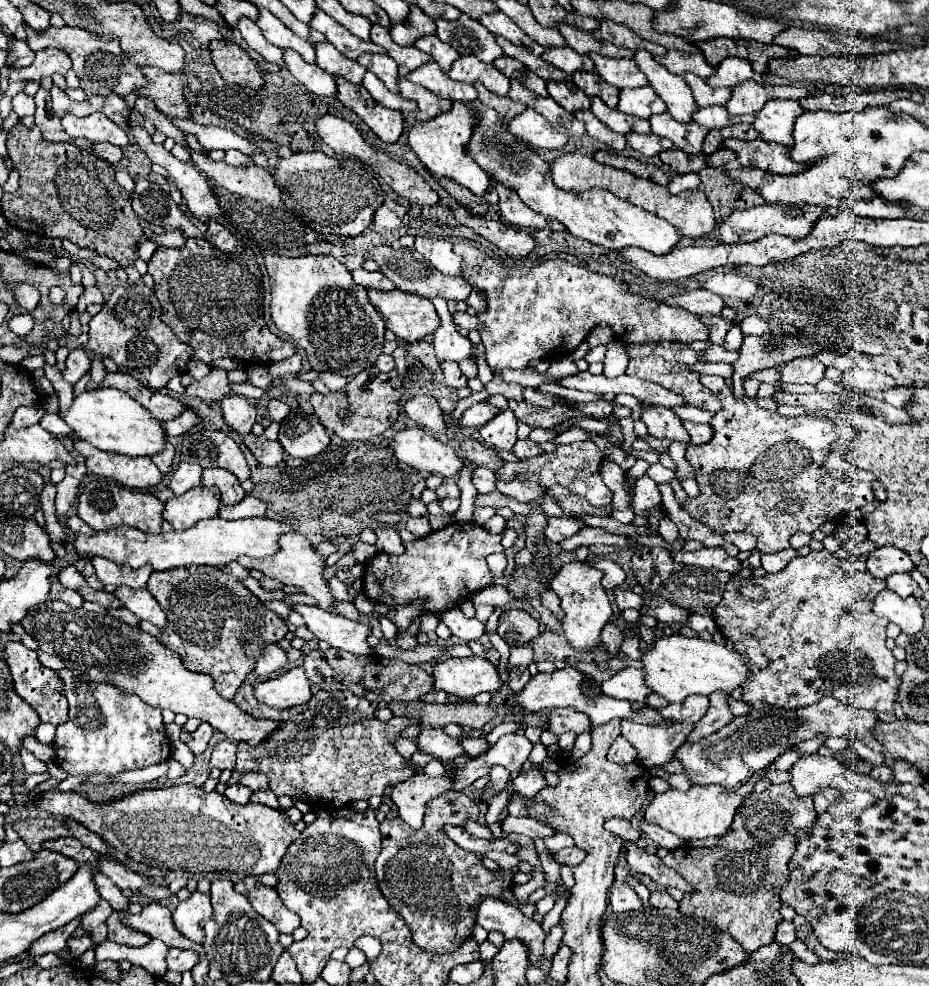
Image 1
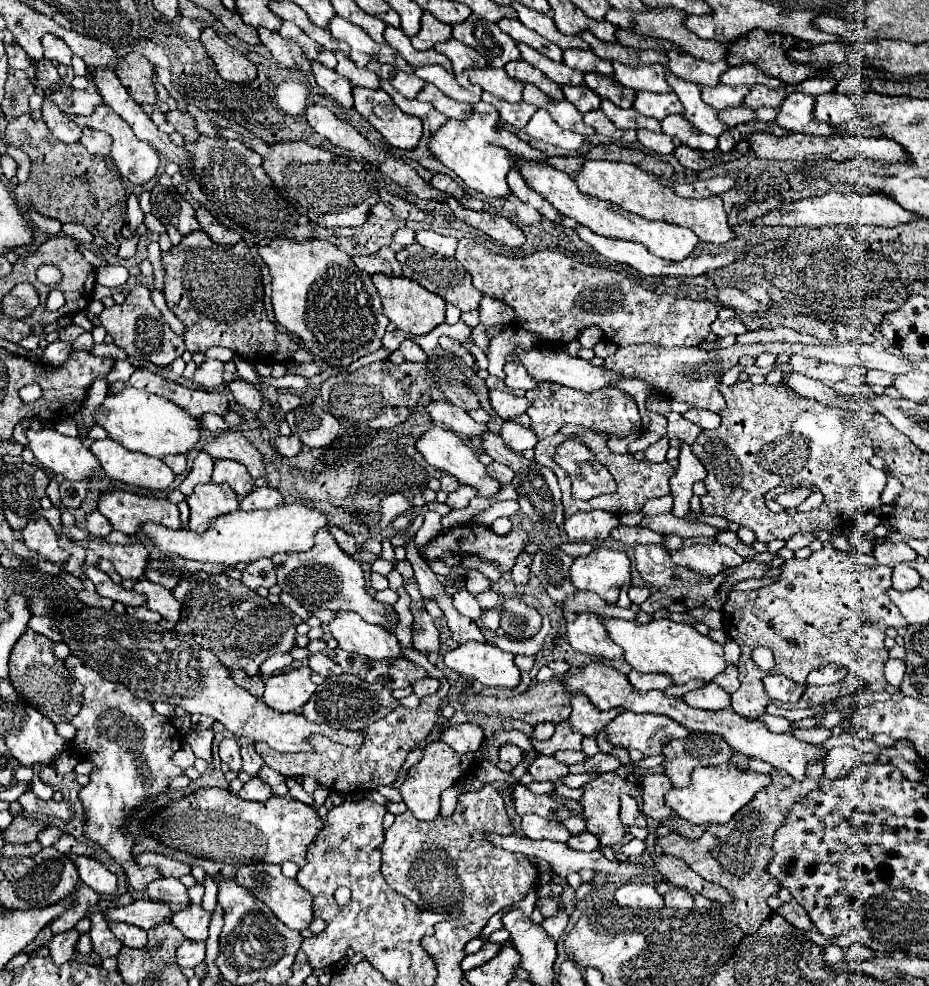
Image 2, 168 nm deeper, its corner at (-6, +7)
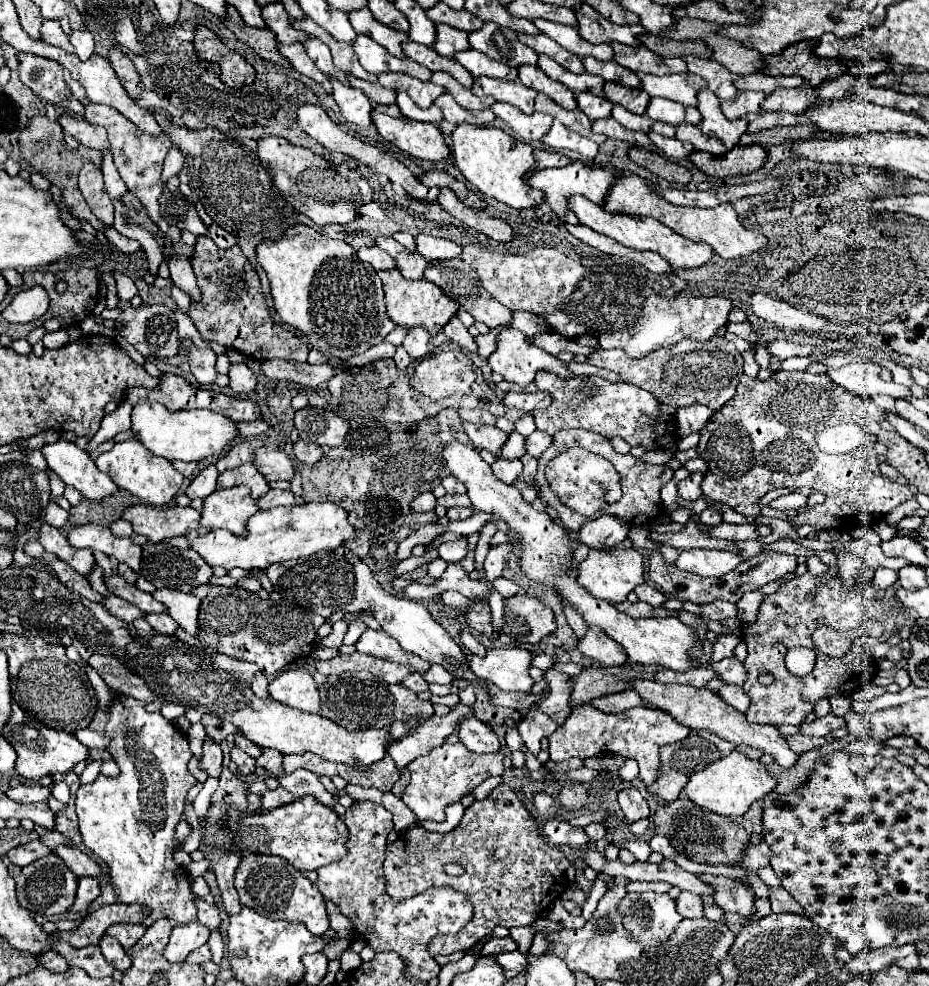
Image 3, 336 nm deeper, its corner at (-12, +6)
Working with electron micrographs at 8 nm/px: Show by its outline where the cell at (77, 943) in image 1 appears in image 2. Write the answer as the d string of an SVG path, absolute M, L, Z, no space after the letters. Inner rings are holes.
M73 928L73 930L63 932L61 936L53 936L53 938L51 938L51 942L49 942L49 952L51 952L51 958L55 960L55 964L65 964L65 962L73 960L75 944L77 944L79 936L81 936L81 934Z

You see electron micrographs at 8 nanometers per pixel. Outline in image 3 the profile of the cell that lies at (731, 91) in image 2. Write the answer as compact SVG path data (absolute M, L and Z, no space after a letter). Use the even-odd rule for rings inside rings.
M743 91L735 101L723 101L721 111L727 119L741 119L749 113L761 113L761 101L767 95L761 91Z

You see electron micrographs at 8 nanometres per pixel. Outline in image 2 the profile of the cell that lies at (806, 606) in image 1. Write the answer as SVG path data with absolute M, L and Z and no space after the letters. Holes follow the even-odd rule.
M823 548L805 560L793 558L783 562L777 580L765 588L751 592L731 590L721 610L723 630L741 648L741 686L731 694L731 708L745 718L757 718L765 712L767 704L777 704L779 708L815 708L859 690L885 692L887 680L883 676L883 664L889 658L889 650L883 644L885 630L911 625L901 616L899 608L891 604L885 594L887 588L891 588L889 566L881 566L873 556L861 552L843 554L835 548ZM757 646L773 650L775 666L771 670L761 670L753 662L751 652ZM829 664L843 666L847 670L845 680L823 688L809 686L809 672ZM767 674L783 674L803 684L805 692L801 700L797 704L785 704L769 698L763 688Z

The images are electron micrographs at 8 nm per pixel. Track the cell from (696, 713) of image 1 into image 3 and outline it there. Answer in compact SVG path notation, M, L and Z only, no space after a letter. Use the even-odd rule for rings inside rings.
M723 685L721 689L719 689L719 697L725 701L725 703L729 703L731 707L735 707L737 711L741 711L741 713L745 713L747 709L749 709L749 705L751 705L751 701L749 701L749 695L743 691L743 687L739 687L739 685Z

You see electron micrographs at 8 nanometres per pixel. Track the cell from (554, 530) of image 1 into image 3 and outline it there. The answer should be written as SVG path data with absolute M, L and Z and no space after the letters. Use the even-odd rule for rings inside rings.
M601 515L597 519L587 521L579 531L579 541L589 549L611 549L617 547L623 539L627 539L631 525L617 517Z

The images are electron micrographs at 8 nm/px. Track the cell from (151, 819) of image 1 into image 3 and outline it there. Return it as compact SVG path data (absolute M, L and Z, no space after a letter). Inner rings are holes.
M311 795L297 799L291 805L285 805L281 809L261 811L257 815L245 815L233 809L229 811L227 827L233 831L235 847L241 853L251 851L251 853L279 855L287 859L301 873L315 871L323 865L339 861L347 853L345 849L349 837L347 825L331 807L325 807Z

